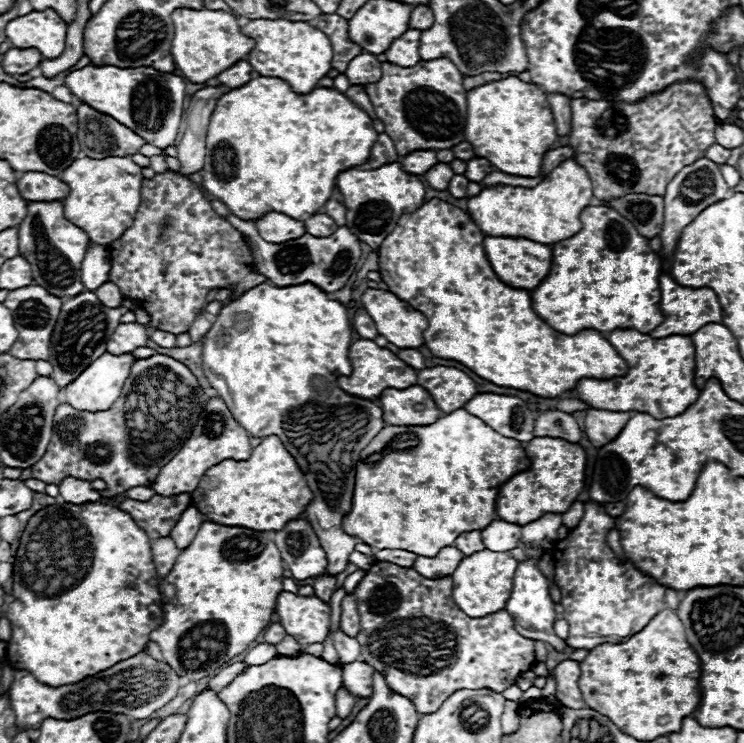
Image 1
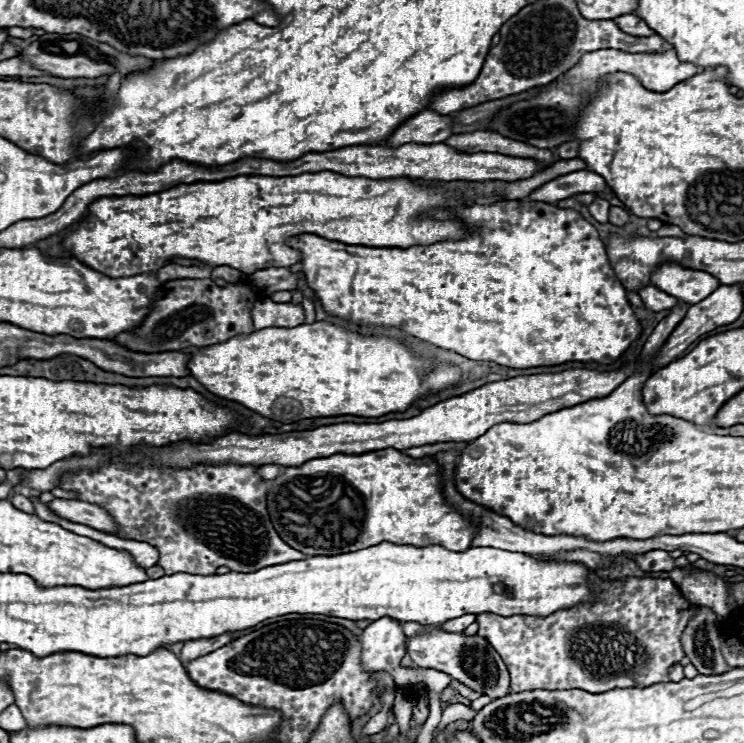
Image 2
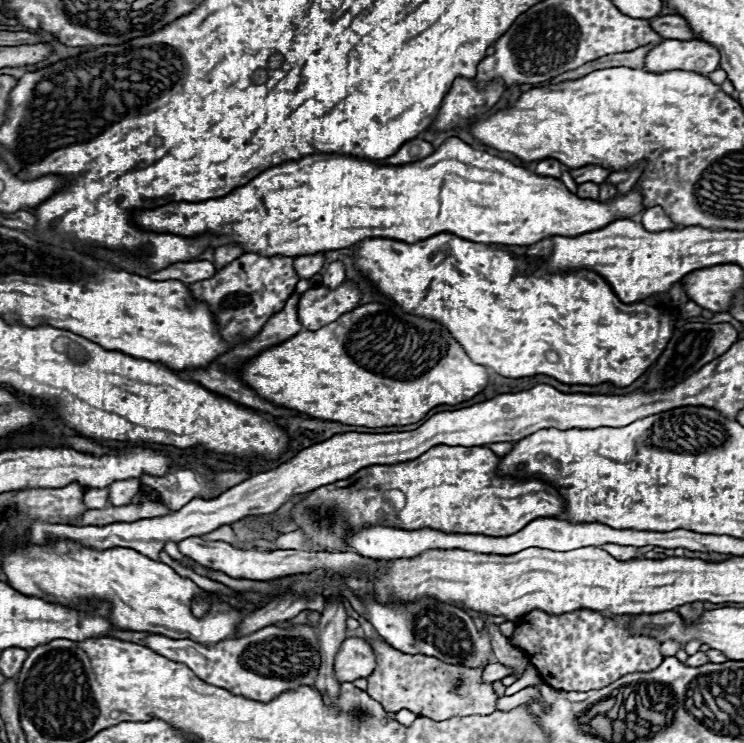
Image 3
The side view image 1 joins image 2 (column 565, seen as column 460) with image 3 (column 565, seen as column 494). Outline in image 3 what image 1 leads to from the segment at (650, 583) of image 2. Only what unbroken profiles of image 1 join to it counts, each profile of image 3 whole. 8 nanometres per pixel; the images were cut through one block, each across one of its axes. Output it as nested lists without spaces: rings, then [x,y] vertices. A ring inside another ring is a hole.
[[[592,610],[566,612],[564,616],[530,612],[520,618],[510,642],[528,654],[548,686],[566,692],[598,690],[616,682],[624,674],[654,670],[664,660],[660,656],[660,644],[646,636],[632,636],[626,632],[626,622],[628,616],[610,620]]]

